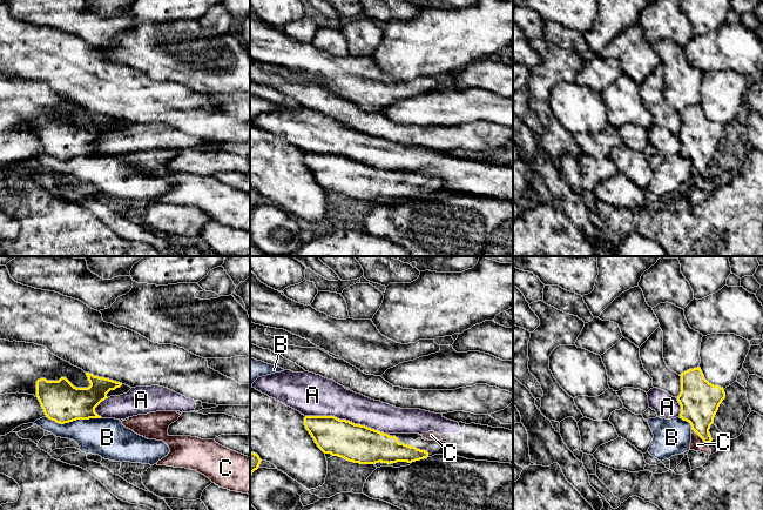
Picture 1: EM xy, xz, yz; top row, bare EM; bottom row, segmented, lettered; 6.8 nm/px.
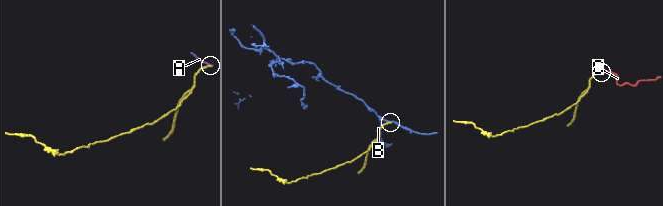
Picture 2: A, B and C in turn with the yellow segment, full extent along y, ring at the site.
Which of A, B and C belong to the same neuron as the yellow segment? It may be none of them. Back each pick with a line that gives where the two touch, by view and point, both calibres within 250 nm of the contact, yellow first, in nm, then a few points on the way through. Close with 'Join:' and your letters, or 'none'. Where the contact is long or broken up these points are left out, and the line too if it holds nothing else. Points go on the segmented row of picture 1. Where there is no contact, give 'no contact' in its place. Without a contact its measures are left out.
C: contact yz (700, 436); calibres 280 and 90 nm; way yz (700, 400), (700, 436), (697, 444)
Join: C

